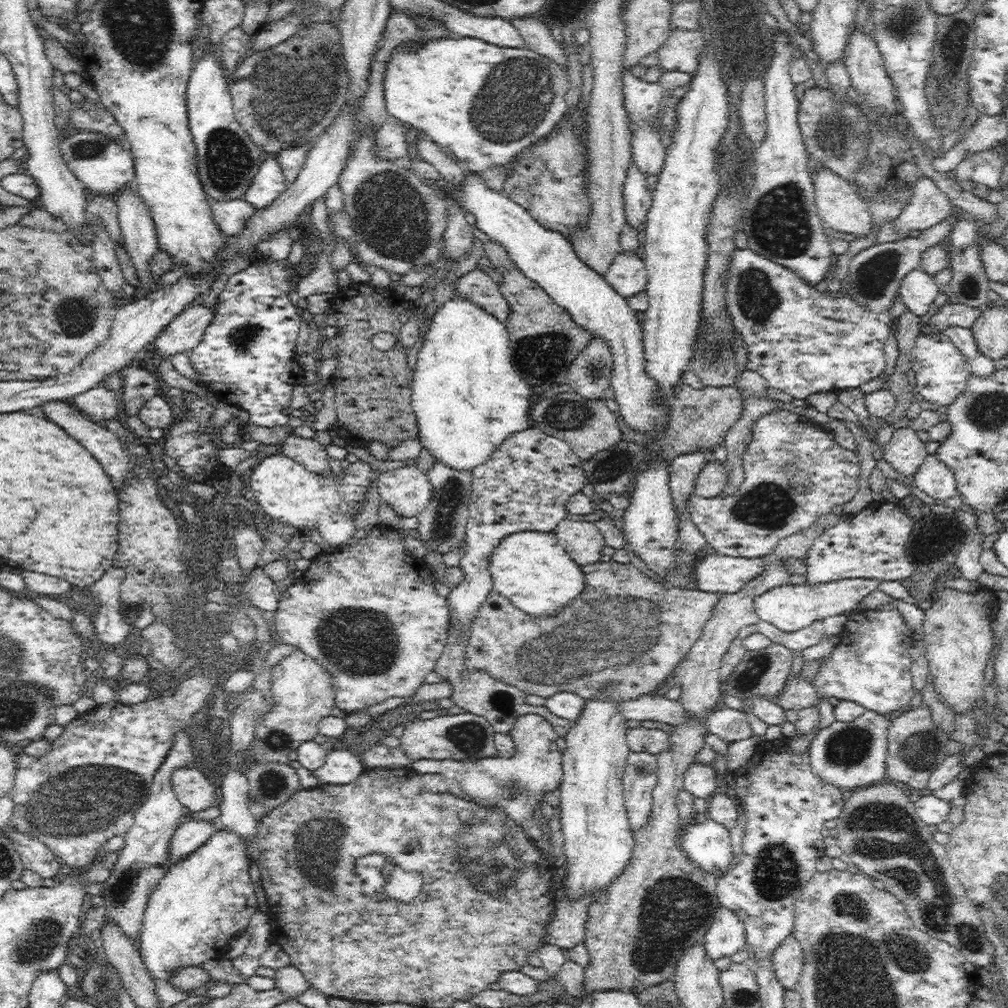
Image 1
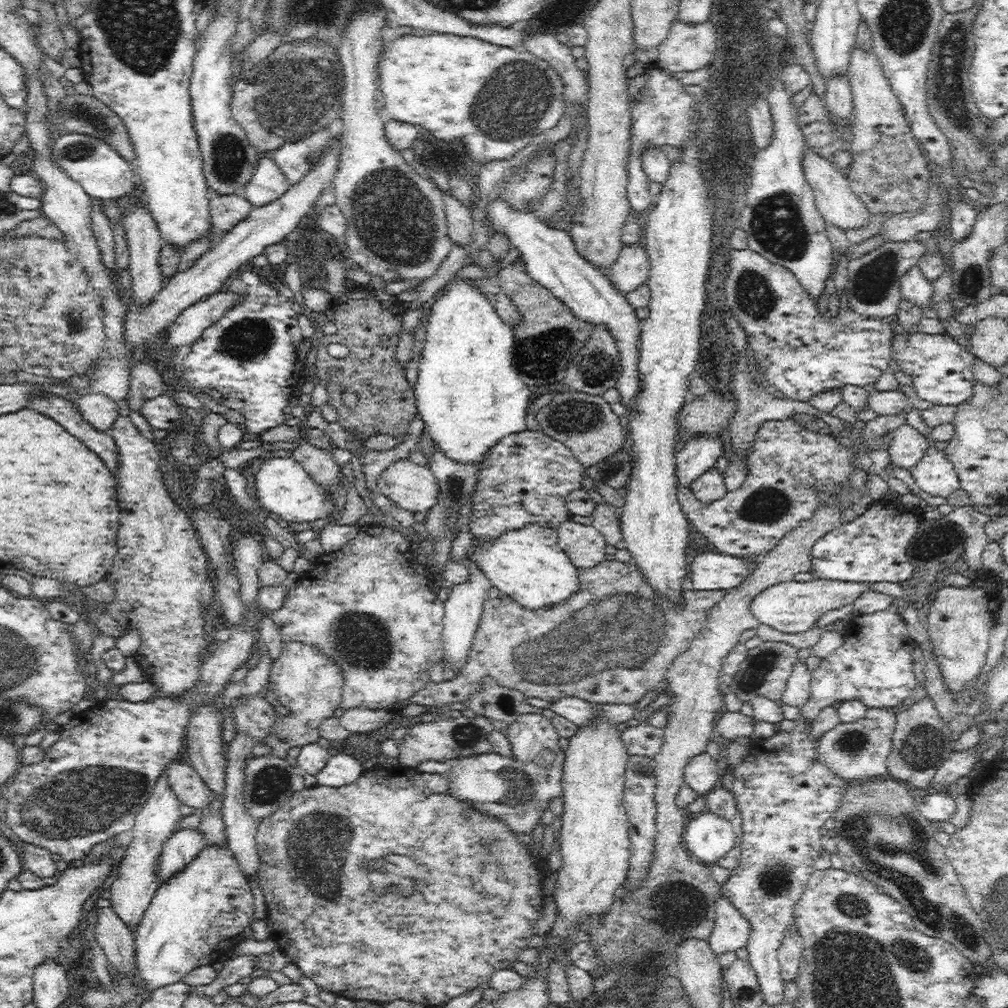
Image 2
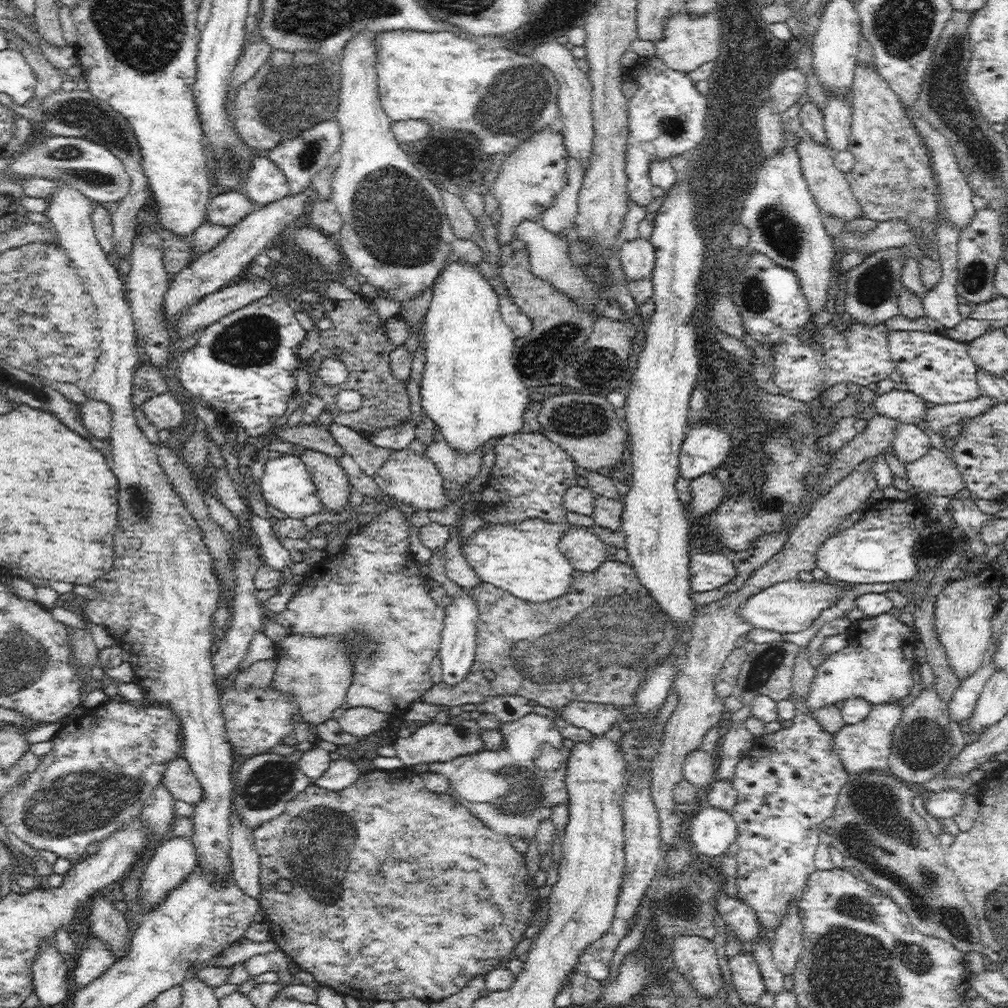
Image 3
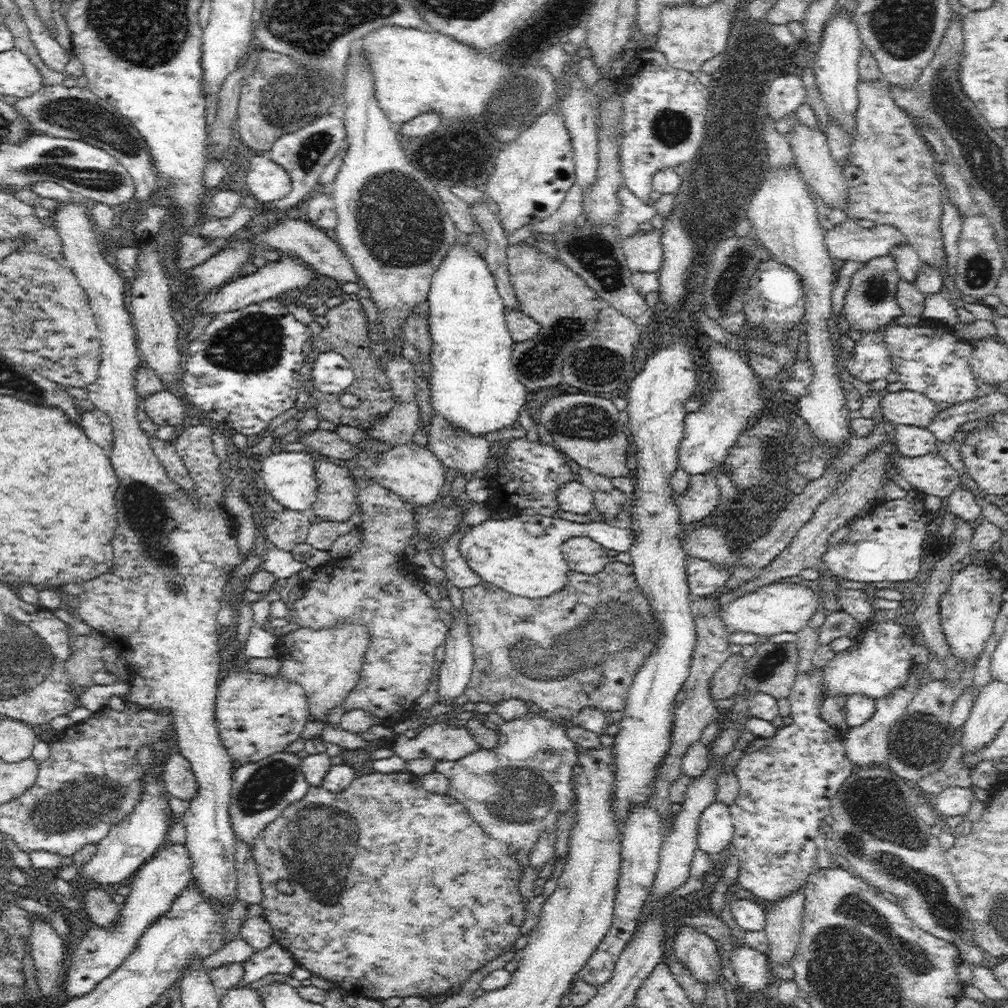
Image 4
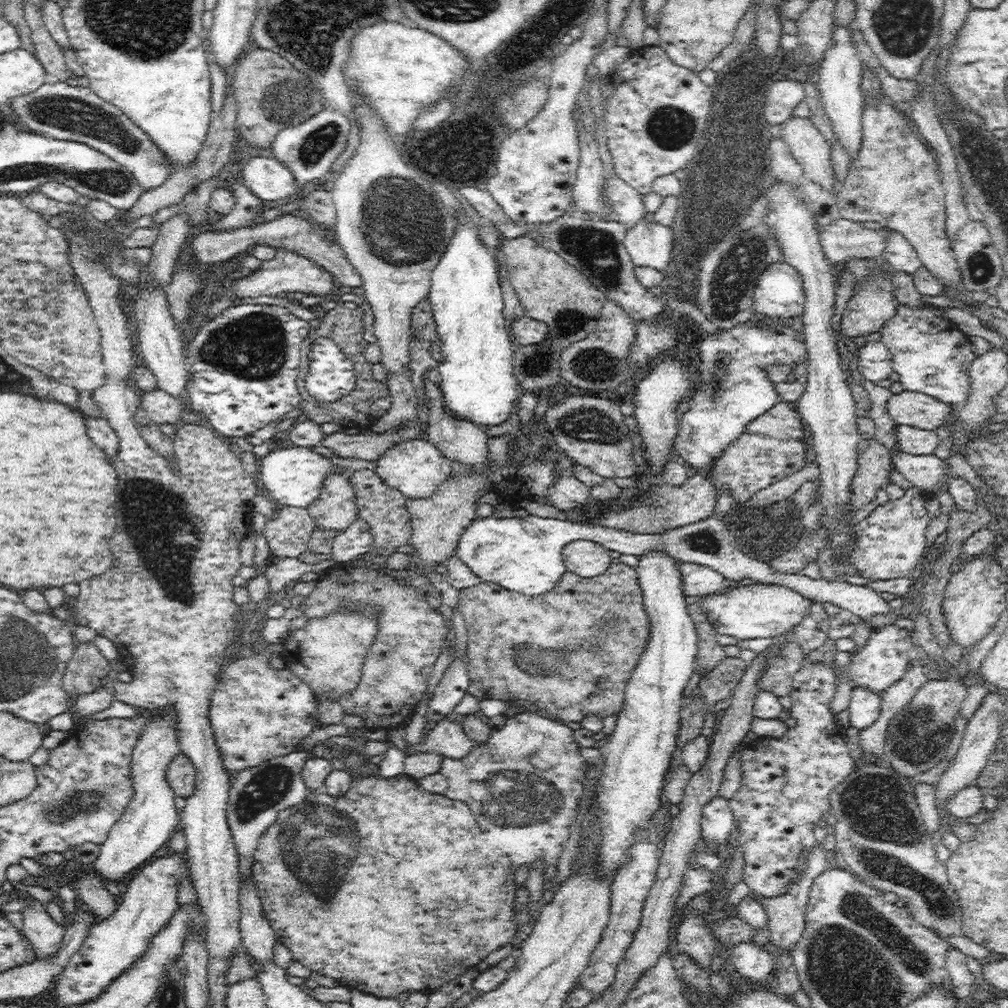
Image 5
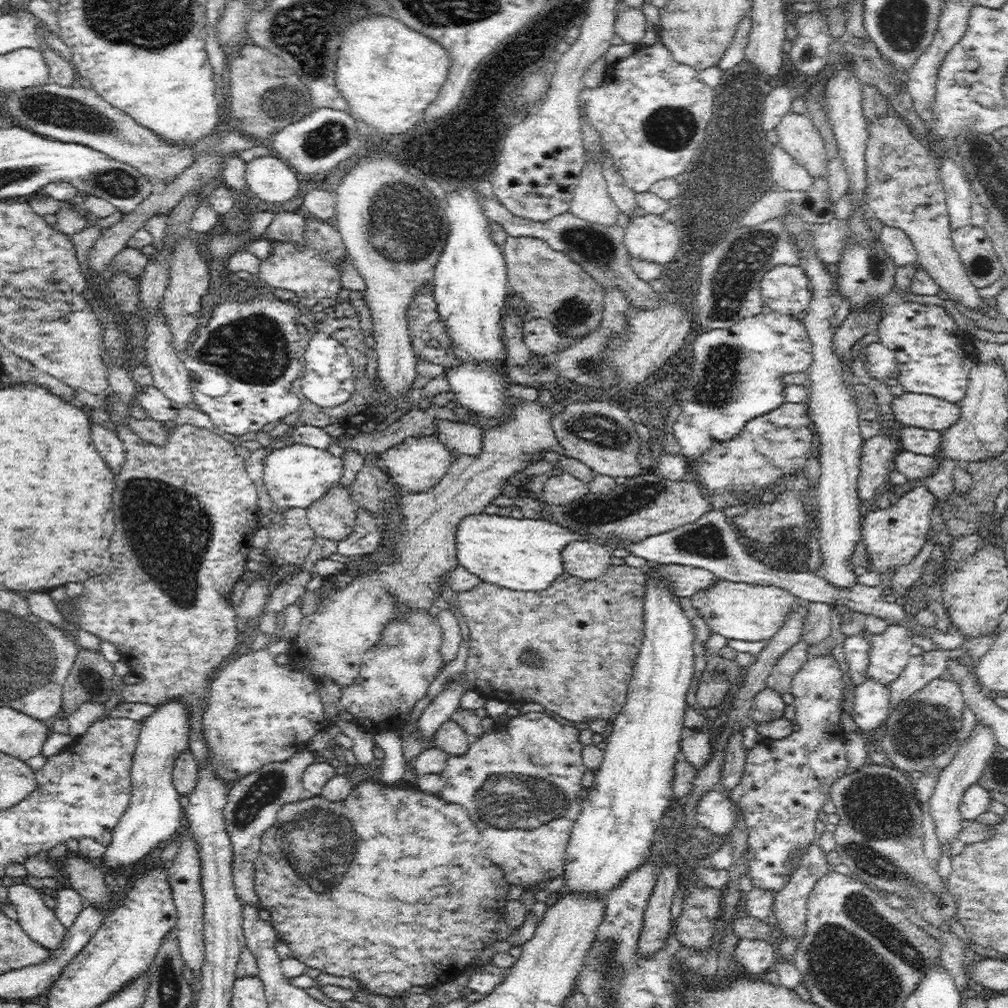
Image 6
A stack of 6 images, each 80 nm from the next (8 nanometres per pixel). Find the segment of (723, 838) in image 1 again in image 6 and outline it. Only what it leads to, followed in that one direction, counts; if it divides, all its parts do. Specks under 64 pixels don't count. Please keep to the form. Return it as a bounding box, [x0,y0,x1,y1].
[695,789,736,841]

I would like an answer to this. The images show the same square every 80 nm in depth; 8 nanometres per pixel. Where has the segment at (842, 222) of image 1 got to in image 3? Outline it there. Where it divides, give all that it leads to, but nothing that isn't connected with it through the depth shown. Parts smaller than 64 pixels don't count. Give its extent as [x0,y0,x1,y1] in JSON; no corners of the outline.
[797,130,862,222]

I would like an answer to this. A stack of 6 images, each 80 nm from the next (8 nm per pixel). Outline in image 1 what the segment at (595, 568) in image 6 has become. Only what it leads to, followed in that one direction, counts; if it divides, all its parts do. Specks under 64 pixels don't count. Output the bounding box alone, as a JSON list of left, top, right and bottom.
[553,518,605,568]

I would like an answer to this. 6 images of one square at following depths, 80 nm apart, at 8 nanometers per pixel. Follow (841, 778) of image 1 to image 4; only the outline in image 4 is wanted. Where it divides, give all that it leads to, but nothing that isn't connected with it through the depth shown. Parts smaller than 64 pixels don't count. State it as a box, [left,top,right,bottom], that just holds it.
[842,674,918,768]

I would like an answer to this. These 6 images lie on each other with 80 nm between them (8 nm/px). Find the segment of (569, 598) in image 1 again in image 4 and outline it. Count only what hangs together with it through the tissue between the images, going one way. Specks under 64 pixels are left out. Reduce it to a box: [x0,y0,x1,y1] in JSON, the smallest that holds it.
[459,515,635,598]

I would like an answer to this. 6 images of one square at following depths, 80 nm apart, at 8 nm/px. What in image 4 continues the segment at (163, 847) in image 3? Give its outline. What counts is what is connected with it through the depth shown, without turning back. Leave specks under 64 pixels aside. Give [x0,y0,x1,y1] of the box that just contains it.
[64,844,191,999]

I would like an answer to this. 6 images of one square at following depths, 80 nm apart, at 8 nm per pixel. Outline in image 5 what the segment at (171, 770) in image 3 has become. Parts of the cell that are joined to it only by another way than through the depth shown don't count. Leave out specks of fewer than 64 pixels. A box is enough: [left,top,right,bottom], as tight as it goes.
[166,753,195,799]

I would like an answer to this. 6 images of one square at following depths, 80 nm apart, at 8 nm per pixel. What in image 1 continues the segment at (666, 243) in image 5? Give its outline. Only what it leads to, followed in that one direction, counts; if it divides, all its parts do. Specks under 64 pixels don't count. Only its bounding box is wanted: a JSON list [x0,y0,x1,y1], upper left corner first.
[604,251,647,298]

